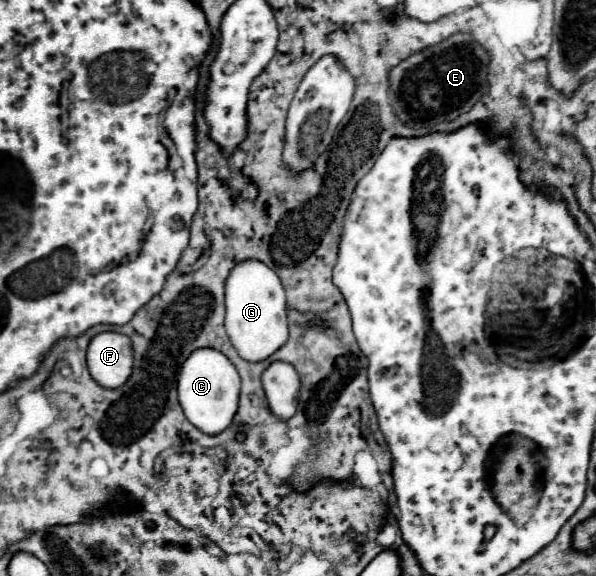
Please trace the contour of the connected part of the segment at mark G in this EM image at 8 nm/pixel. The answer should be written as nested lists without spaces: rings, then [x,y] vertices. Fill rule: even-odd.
[[[245,261],[231,269],[225,283],[225,329],[241,359],[259,363],[287,343],[287,305],[279,277],[261,261]]]

